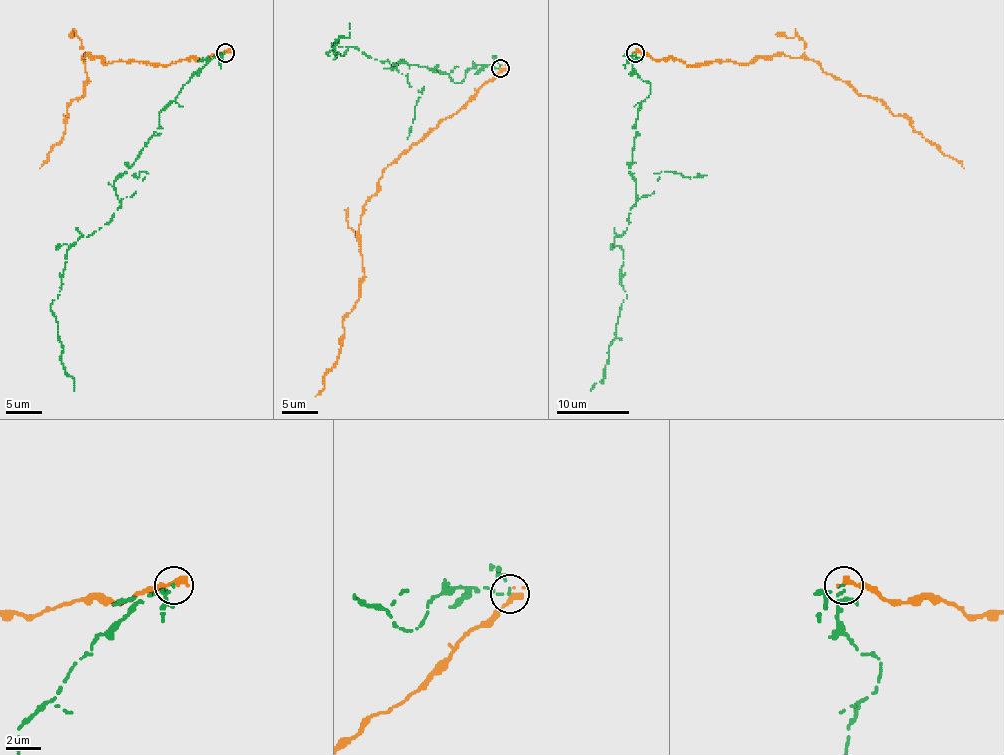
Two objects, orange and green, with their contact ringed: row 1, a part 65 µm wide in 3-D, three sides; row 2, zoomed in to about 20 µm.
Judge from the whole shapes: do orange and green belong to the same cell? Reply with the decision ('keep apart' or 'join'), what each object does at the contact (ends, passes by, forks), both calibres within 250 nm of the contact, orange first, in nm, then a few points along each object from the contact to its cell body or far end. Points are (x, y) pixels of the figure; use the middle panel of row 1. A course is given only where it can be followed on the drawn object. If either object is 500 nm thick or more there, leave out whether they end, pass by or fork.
keep apart; orange ends there; green passes by; 400 nm thick on the orange side, 110 nm on the other; orange runs (500, 68), (384, 170), (360, 215), (364, 280), (355, 307), (342, 320), (339, 356), (315, 396); green runs (500, 68), (474, 65), (454, 83), (355, 47), (335, 59), (326, 54), (349, 23)

